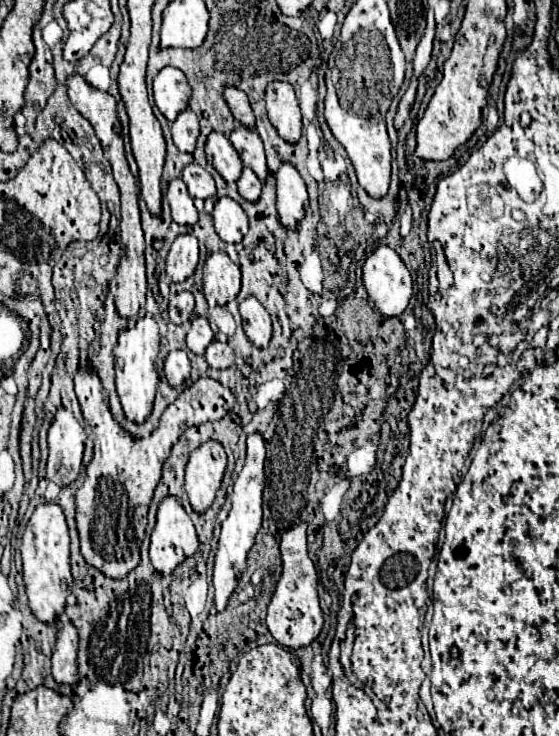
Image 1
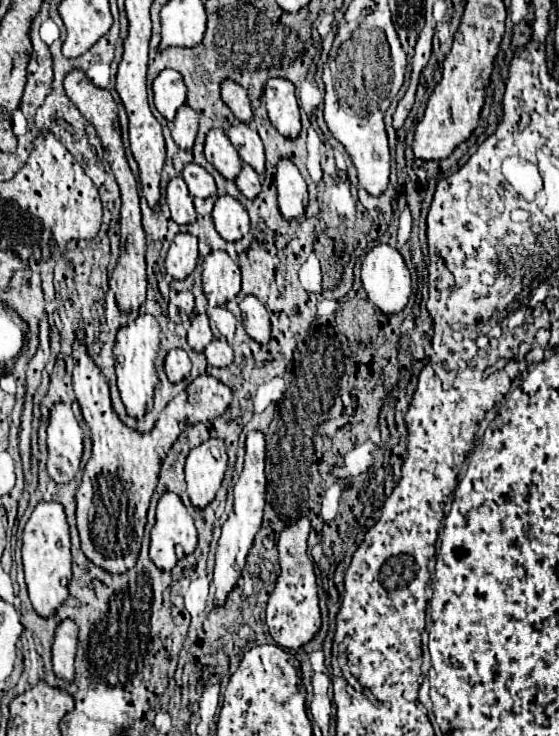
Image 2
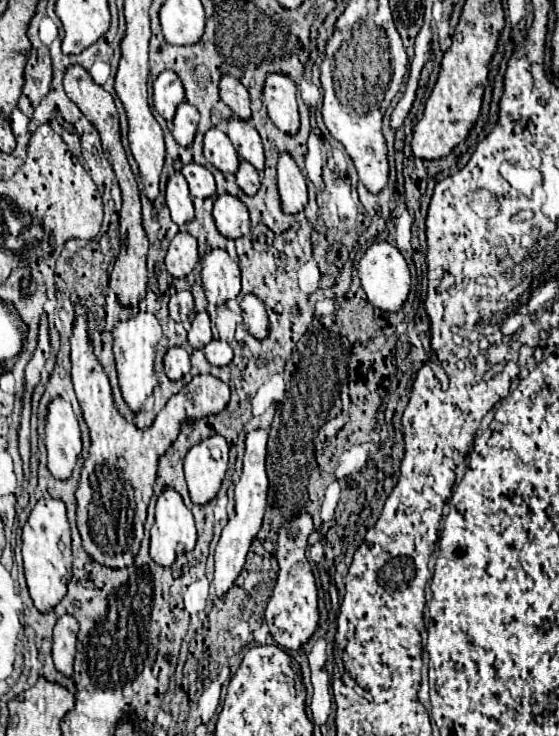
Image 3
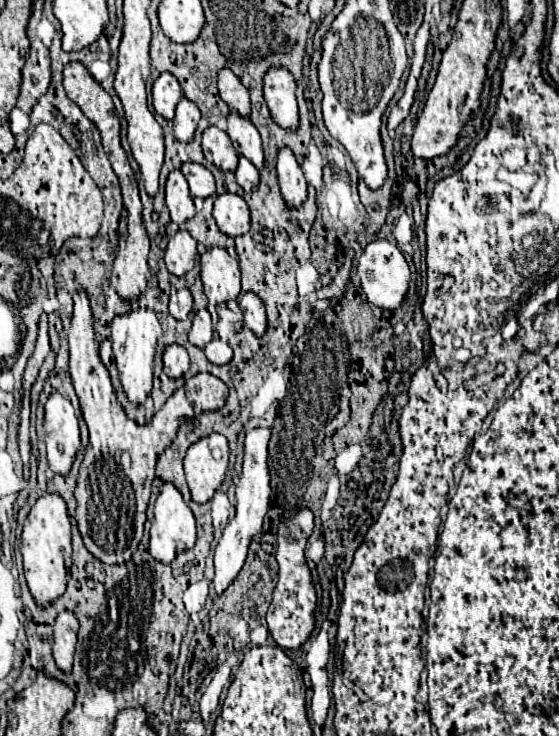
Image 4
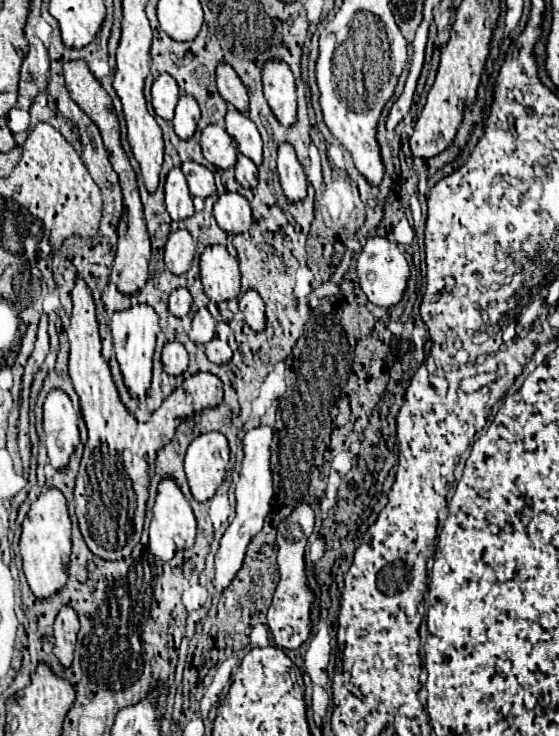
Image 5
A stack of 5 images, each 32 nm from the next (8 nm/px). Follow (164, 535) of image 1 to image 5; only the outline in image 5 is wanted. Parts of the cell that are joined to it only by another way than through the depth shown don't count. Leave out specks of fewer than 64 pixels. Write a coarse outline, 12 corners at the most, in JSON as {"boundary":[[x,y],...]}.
{"boundary":[[172,476],[158,484],[150,550],[170,560],[194,544],[196,518]]}

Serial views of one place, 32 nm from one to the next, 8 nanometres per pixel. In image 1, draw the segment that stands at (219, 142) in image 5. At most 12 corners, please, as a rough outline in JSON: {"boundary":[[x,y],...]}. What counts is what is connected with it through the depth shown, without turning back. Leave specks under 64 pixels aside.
{"boundary":[[210,132],[206,158],[226,182],[242,160],[226,134]]}

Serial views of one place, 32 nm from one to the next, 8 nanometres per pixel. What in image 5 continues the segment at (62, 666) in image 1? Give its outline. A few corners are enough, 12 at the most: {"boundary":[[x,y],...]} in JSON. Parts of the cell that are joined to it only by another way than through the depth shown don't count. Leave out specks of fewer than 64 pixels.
{"boundary":[[64,604],[54,622],[54,652],[72,664],[80,622]]}

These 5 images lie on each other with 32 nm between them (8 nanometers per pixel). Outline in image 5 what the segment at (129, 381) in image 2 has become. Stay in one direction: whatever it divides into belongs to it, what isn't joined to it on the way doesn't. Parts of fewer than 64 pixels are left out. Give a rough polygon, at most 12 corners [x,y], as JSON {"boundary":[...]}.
{"boundary":[[148,304],[112,314],[114,352],[132,396],[152,378],[160,332]]}

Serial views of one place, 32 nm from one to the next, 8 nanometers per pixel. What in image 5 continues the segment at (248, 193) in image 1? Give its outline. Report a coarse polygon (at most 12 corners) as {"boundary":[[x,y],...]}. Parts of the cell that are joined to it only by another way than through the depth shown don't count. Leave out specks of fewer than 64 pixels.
{"boundary":[[238,154],[236,180],[244,188],[258,184],[258,170],[248,156]]}

